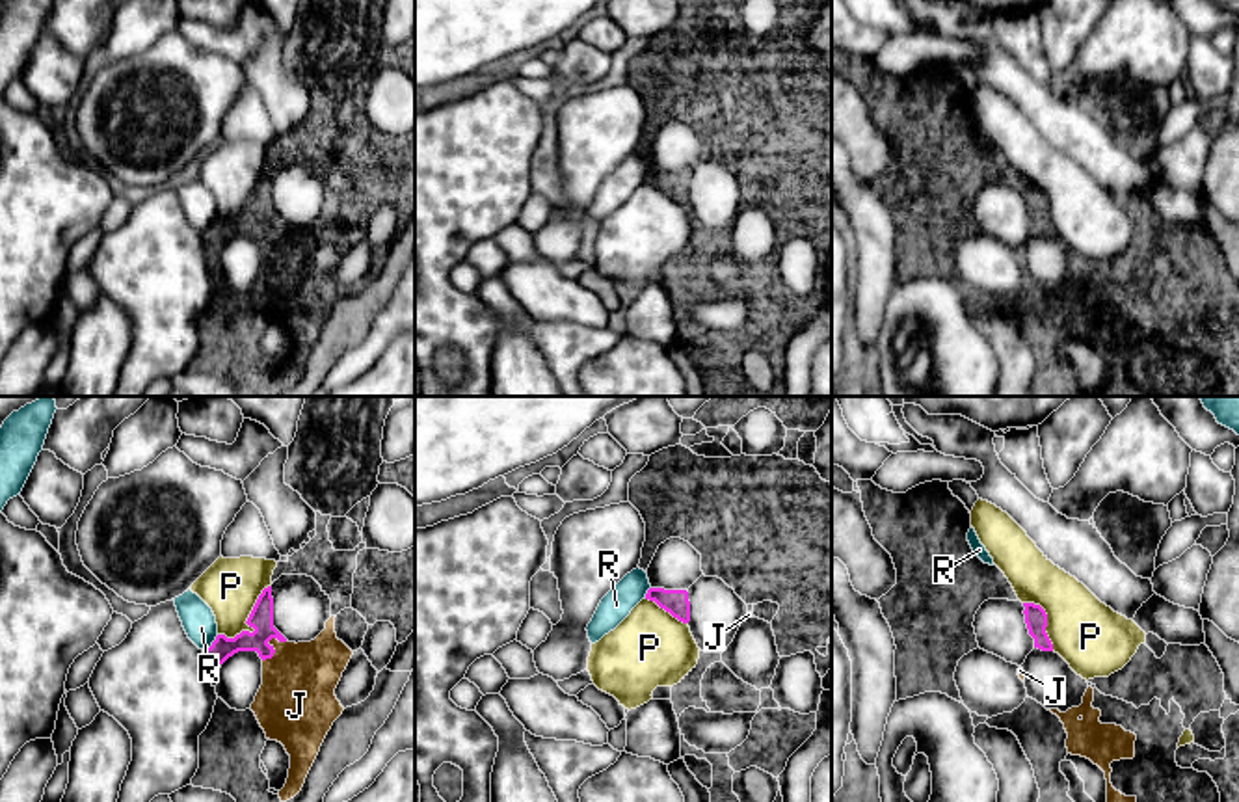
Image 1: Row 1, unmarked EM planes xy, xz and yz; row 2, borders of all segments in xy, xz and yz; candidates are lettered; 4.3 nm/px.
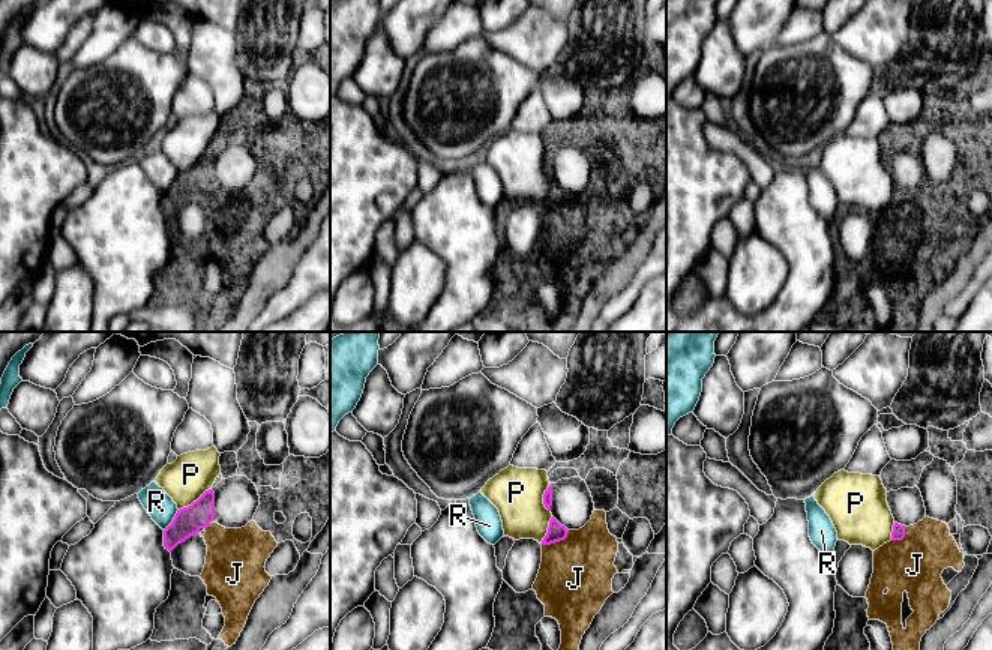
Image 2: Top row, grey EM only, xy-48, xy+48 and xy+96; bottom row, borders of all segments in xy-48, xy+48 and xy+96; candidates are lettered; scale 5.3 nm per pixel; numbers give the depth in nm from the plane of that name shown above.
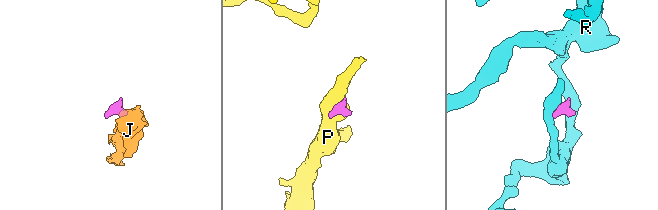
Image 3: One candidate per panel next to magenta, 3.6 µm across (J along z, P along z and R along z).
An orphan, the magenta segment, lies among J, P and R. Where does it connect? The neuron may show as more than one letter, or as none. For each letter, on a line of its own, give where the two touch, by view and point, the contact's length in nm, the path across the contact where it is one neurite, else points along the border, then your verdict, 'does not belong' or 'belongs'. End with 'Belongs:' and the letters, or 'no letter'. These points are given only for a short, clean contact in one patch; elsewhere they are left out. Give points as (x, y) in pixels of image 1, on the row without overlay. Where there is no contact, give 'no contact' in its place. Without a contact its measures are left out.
J: contact xy (268, 227); length 140 nm; way xy (261, 201), (268, 227), (298, 268); belongs
P: contact xy (246, 205); length 320 nm; border xy (270, 168), (248, 213), (218, 218); does not belong
R: contact xy (213, 227); length 100 nm; border xy (218, 218), (203, 233); does not belong
Belongs: J

